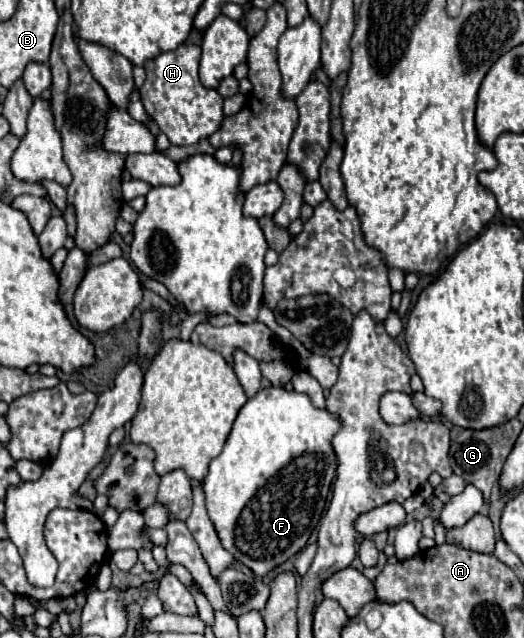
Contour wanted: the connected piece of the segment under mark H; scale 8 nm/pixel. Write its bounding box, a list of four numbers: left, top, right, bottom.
[139,43,223,145]

